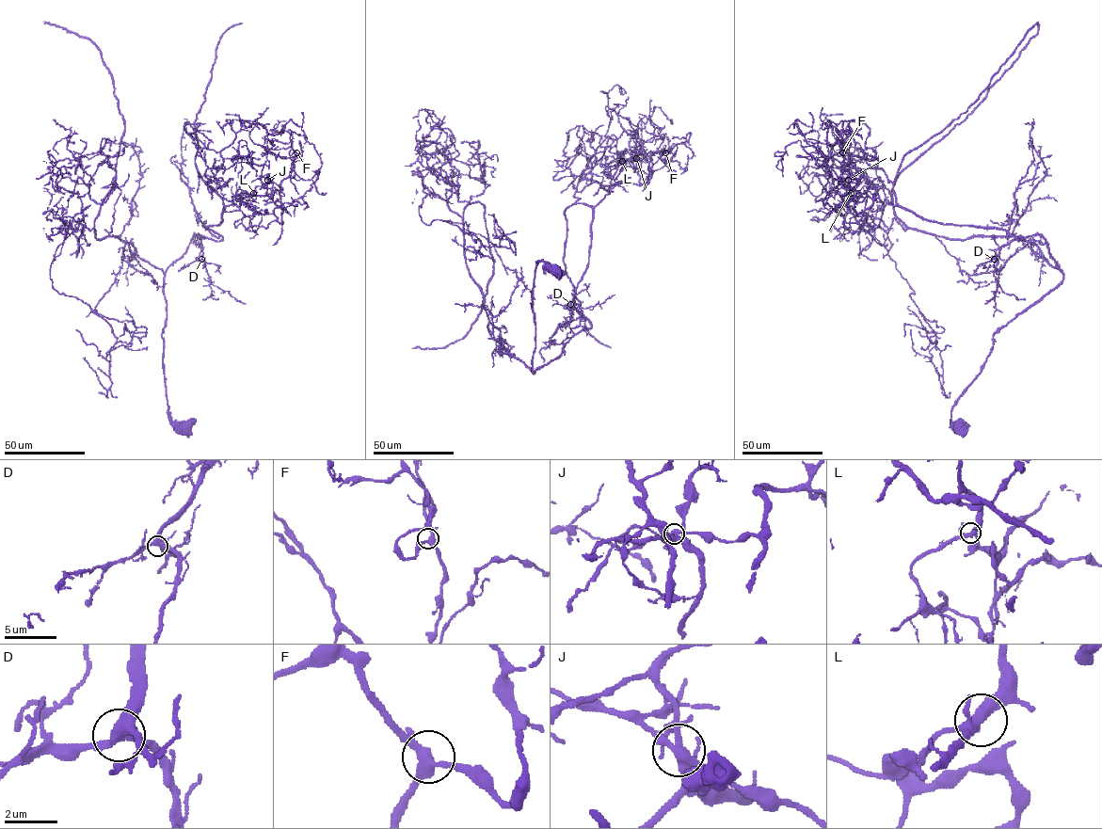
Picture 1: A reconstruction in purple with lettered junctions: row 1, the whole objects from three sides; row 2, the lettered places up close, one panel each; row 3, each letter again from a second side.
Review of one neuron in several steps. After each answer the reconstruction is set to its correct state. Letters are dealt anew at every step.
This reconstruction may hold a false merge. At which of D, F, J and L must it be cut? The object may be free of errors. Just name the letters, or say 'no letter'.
no letter

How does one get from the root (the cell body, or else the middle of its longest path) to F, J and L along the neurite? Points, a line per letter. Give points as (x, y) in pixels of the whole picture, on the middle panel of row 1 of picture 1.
F: (553, 269), (535, 268), (534, 374), (592, 326), (574, 295), (608, 167), (665, 152)
J: (553, 269), (535, 268), (534, 374), (592, 326), (574, 295), (594, 209), (609, 194), (608, 167), (636, 158)
L: (553, 269), (535, 268), (534, 374), (592, 326), (575, 287), (608, 167), (622, 161)

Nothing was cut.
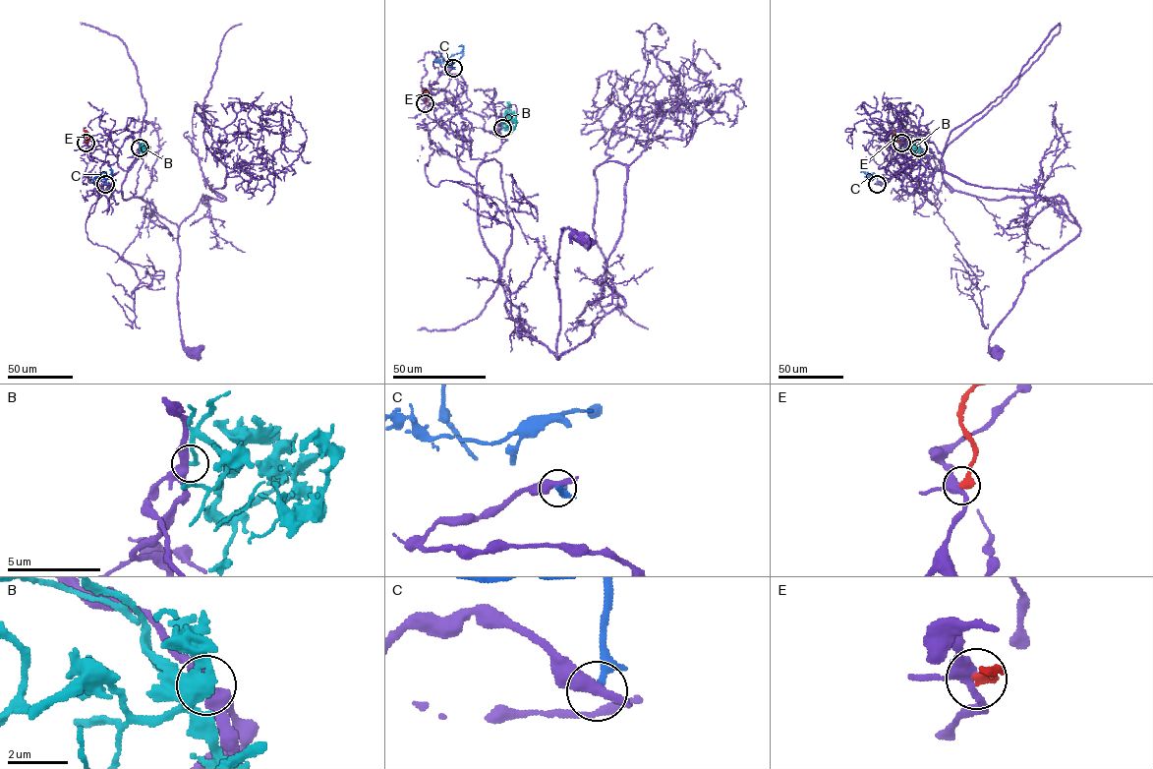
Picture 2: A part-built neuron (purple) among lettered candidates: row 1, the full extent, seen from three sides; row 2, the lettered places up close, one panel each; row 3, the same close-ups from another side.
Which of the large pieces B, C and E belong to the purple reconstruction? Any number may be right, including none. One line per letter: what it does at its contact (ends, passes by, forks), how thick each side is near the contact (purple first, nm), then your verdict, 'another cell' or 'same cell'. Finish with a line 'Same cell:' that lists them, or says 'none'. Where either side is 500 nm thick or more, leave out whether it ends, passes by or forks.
B: it ends; calibres 380 and 180 nm; another cell
C: it ends; calibres 480 and 240 nm; another cell
E: it ends; calibres 360 and 380 nm; another cell
Same cell: none

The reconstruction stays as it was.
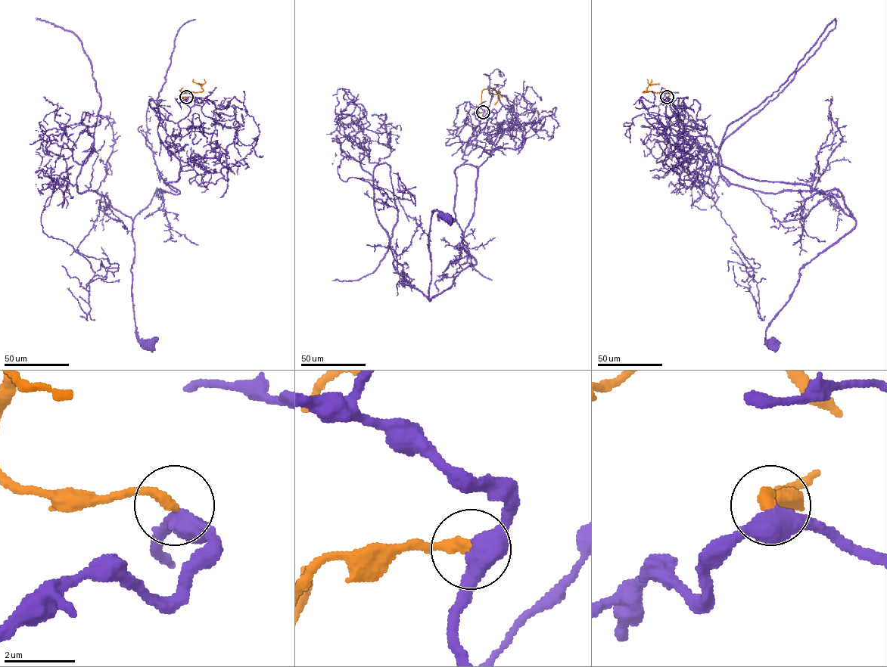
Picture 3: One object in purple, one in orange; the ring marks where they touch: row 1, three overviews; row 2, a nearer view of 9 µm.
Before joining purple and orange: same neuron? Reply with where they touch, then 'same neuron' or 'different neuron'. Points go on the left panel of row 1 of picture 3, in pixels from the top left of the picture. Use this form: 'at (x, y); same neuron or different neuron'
at (186, 97); same neuron

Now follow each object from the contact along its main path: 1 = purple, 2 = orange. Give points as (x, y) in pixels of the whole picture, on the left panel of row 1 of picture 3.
1: (187, 97), (166, 139), (179, 192), (157, 190), (133, 221), (149, 345)
2: (187, 97), (182, 97), (179, 90), (182, 93), (200, 92), (203, 90), (202, 84), (198, 85)

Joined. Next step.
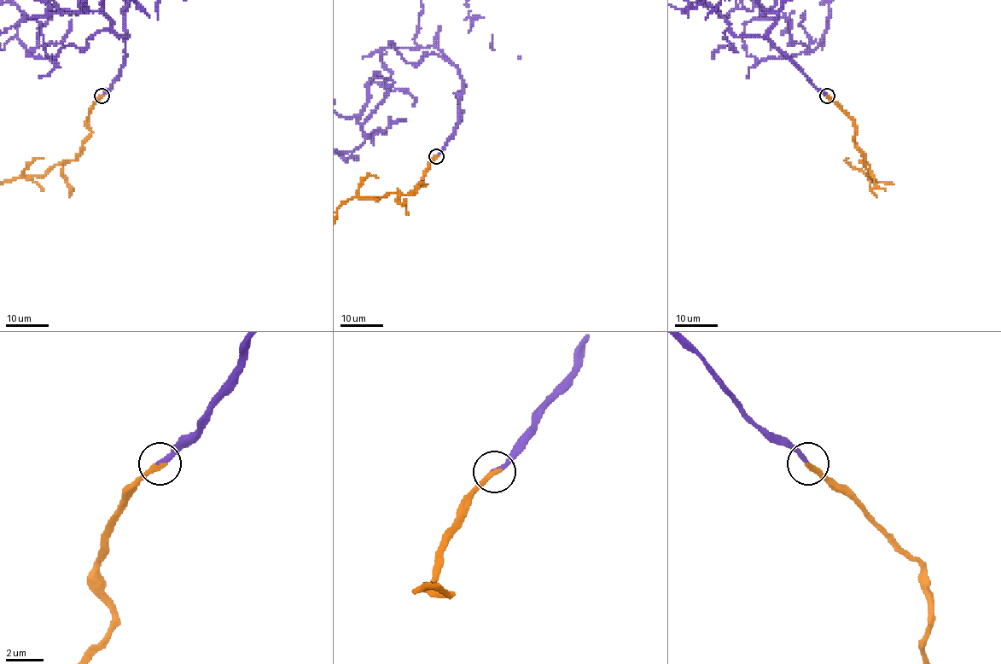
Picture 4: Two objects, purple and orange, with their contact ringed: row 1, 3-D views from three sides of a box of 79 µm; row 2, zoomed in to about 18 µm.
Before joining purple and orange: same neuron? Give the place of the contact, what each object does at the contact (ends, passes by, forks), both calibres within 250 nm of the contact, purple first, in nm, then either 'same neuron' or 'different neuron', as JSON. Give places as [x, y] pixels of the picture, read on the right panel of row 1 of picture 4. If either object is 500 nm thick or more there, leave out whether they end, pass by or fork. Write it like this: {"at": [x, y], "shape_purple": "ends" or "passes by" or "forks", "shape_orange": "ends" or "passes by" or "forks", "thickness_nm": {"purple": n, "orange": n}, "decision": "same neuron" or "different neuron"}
{"at": [827, 96], "shape_purple": "ends", "shape_orange": "ends", "thickness_nm": {"purple": 220, "orange": 300}, "decision": "same neuron"}

